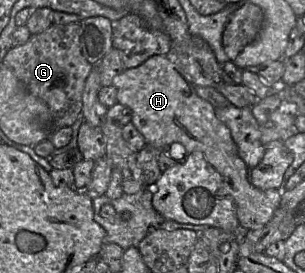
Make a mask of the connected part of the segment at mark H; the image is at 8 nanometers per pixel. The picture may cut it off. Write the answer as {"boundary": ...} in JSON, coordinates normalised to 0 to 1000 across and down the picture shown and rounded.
{"boundary":[[[505,201],[485,212],[459,242],[410,253],[374,282],[367,315],[384,330],[384,374],[420,392],[433,414],[430,451],[472,498],[479,524],[511,542],[551,553],[551,568],[570,579],[551,527],[590,524],[613,560],[652,553],[675,586],[725,637],[734,689],[757,714],[774,758],[774,784],[797,846],[846,839],[875,821],[918,755],[921,692],[856,696],[836,685],[816,656],[816,615],[780,564],[777,535],[754,491],[751,469],[705,421],[702,392],[639,341],[639,326],[593,264],[593,253],[567,227],[554,201]]]}

